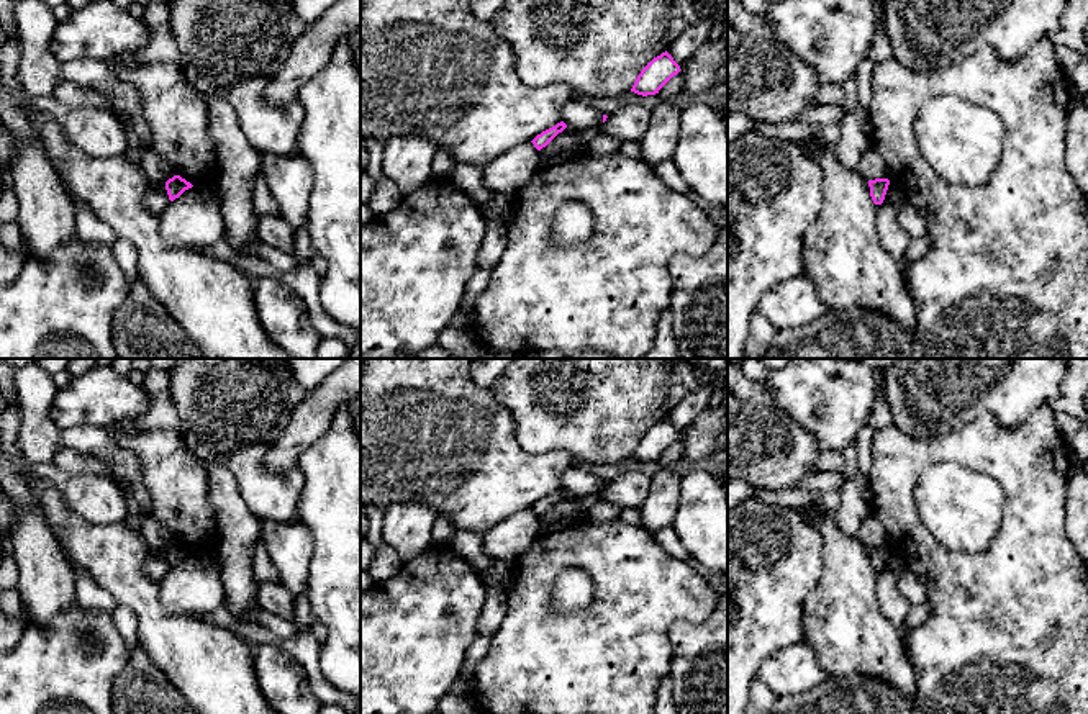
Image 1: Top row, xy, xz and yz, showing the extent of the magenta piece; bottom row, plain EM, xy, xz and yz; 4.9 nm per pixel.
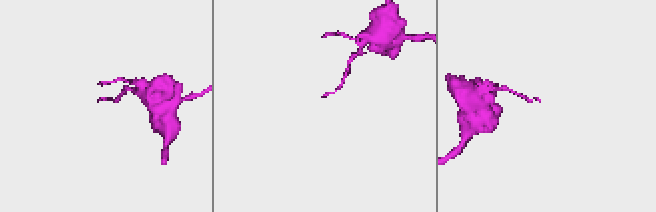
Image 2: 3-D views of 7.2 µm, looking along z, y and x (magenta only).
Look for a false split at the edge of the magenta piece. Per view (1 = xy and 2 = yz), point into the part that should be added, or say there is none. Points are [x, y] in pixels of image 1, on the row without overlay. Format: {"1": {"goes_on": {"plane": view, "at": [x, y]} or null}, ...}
{"1": {"goes_on": null}, "2": {"goes_on": null}}

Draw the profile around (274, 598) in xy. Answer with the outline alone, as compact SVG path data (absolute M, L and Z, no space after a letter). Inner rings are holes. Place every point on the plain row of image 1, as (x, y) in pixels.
M257 583L257 606L285 621L293 621L293 594L280 583Z

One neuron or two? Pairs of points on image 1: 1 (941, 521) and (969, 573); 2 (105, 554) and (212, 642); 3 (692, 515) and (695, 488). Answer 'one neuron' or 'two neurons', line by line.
1: two neurons
2: one neuron
3: one neuron

